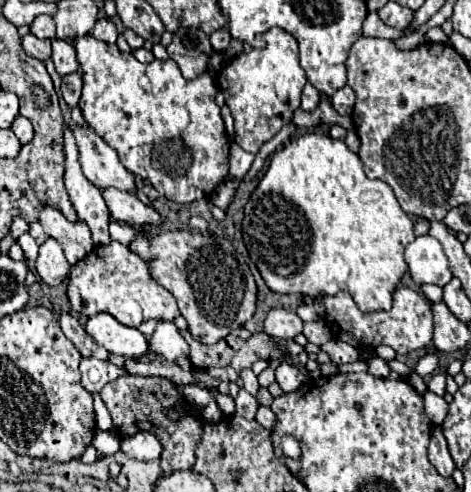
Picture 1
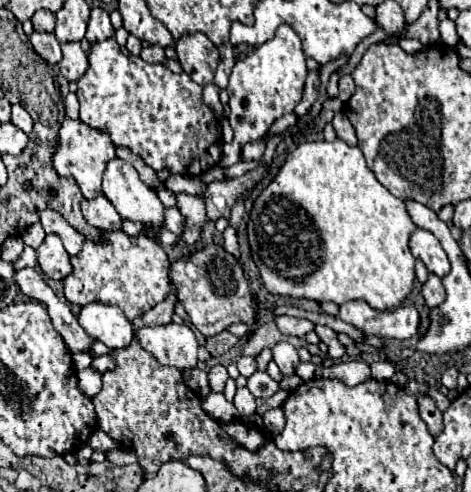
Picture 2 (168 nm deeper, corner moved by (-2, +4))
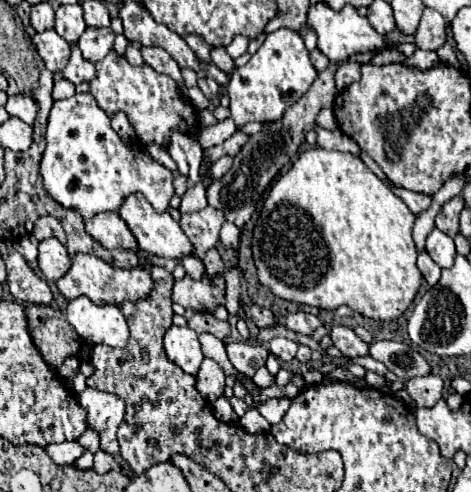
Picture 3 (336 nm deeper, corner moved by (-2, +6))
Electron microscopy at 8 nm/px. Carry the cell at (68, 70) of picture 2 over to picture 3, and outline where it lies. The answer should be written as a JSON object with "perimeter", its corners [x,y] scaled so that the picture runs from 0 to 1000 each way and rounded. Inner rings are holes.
{"perimeter":[[[153,93],[153,110],[144,130],[132,142],[132,154],[157,171],[170,171],[170,167],[195,163],[204,154],[204,142],[200,142],[200,130],[174,114],[170,98]]]}

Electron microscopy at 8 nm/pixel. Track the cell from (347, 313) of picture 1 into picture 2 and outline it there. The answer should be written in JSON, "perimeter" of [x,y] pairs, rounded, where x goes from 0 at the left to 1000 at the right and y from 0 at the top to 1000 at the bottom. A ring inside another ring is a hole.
{"perimeter":[[[764,610],[726,618],[718,642],[730,654],[764,667],[781,683],[845,687],[845,691],[879,683],[892,659],[892,642],[879,622],[845,622],[841,630],[807,634]]]}

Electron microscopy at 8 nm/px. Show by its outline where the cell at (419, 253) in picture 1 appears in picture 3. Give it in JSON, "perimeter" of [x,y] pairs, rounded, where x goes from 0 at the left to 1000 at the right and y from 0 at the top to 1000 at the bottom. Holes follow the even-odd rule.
{"perimeter":[[[926,463],[904,484],[904,512],[934,545],[955,545],[964,537],[964,488]]]}

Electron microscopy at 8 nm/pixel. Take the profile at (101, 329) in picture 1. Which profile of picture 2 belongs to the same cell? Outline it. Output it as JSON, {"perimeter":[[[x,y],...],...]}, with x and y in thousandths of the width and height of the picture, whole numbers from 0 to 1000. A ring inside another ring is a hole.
{"perimeter":[[[195,614],[170,626],[166,659],[200,687],[225,699],[229,707],[263,707],[280,695],[285,671],[263,634],[246,622],[225,622]]]}

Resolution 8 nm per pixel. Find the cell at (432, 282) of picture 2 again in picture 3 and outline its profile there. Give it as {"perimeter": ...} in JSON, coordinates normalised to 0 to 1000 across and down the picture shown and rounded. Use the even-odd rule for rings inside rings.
{"perimeter":[[[896,512],[887,520],[887,545],[892,545],[900,569],[909,573],[909,581],[921,581],[934,569],[934,541],[926,533],[917,533],[917,524],[904,512]]]}

